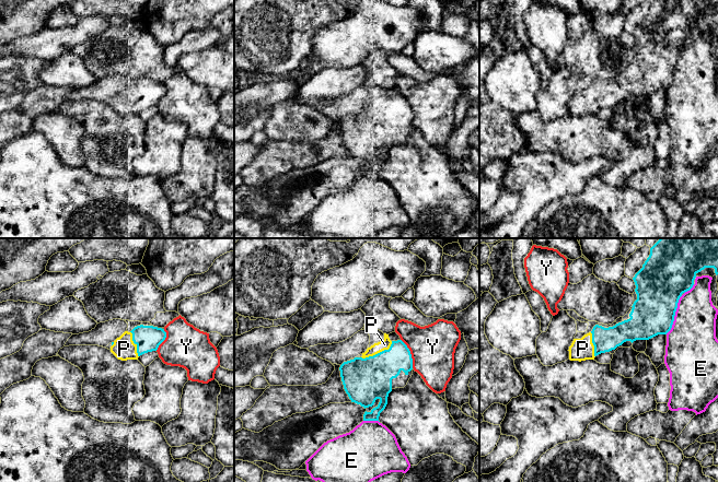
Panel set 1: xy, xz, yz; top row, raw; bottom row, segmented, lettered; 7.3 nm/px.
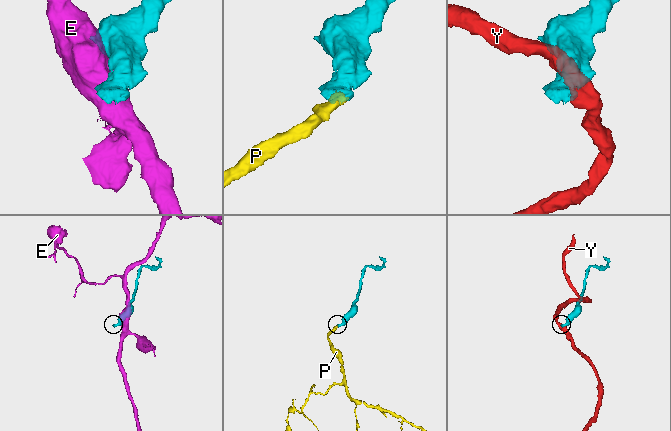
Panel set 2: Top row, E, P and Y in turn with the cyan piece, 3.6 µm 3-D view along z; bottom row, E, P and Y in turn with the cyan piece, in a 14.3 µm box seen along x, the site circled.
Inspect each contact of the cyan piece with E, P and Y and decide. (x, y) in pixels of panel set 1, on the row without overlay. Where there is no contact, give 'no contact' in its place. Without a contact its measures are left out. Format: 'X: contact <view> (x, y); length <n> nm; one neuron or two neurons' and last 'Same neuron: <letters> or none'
E: contact yz (674, 70); length 320 nm; two neurons
P: contact xz (378, 108); length 260 nm; one neuron
Y: contact xz (409, 108); length 240 nm; two neurons
Same neuron: P

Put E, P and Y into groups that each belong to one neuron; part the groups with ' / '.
E / P / Y

